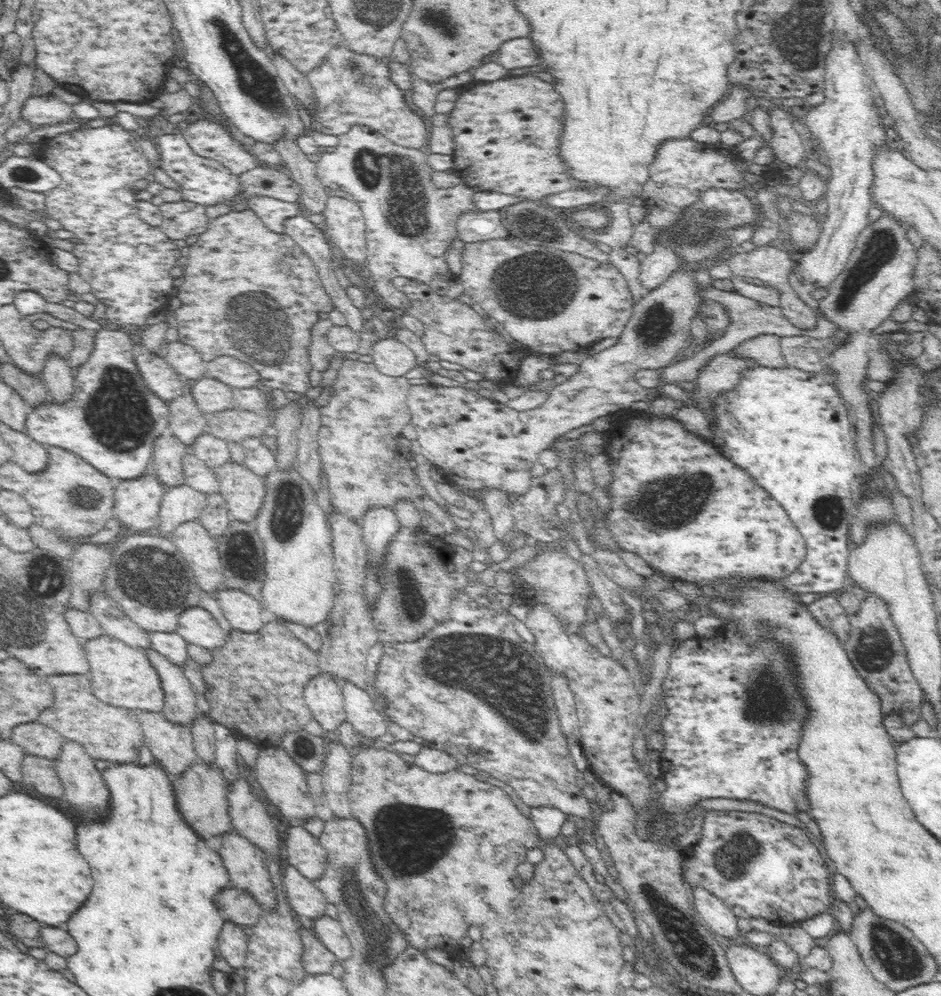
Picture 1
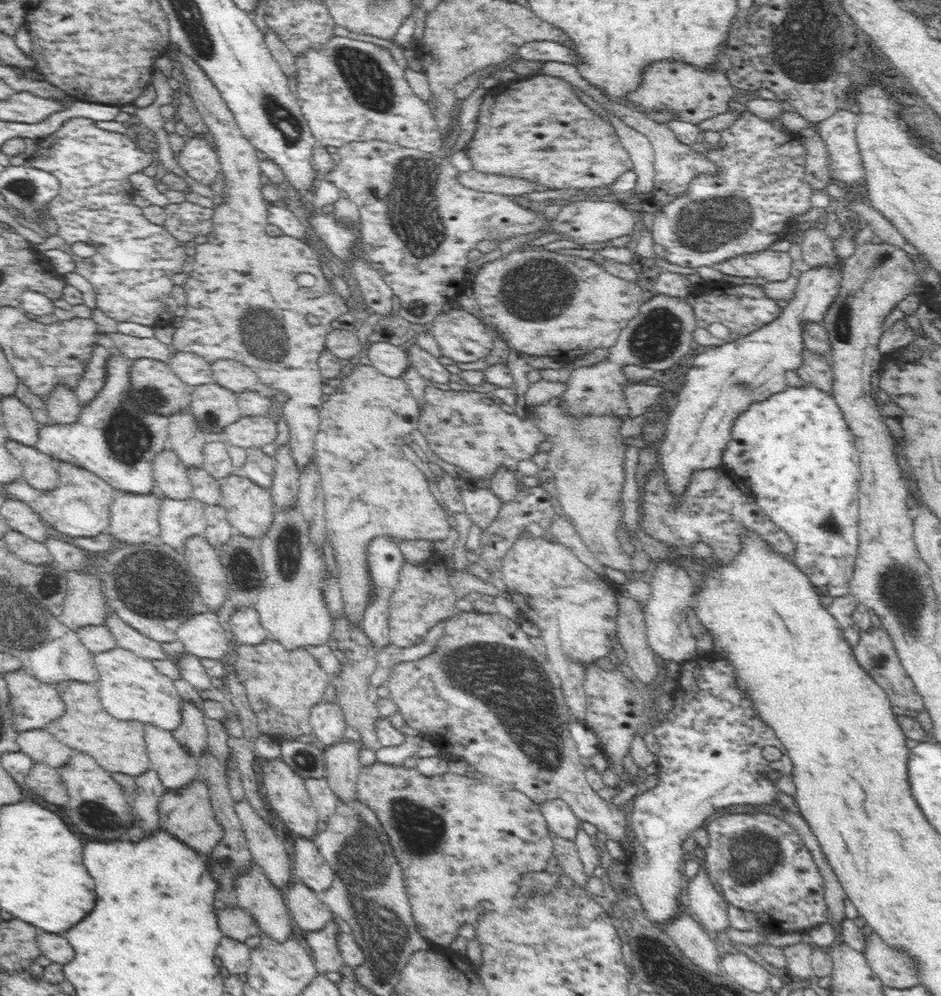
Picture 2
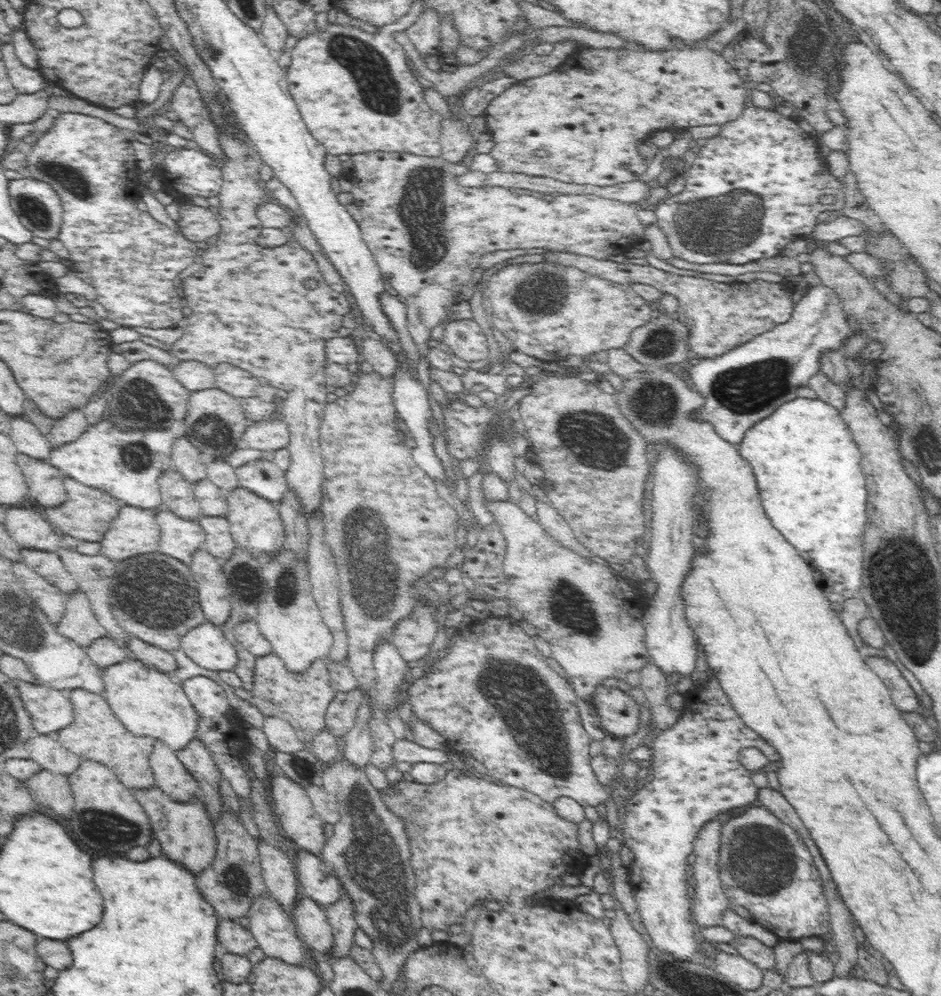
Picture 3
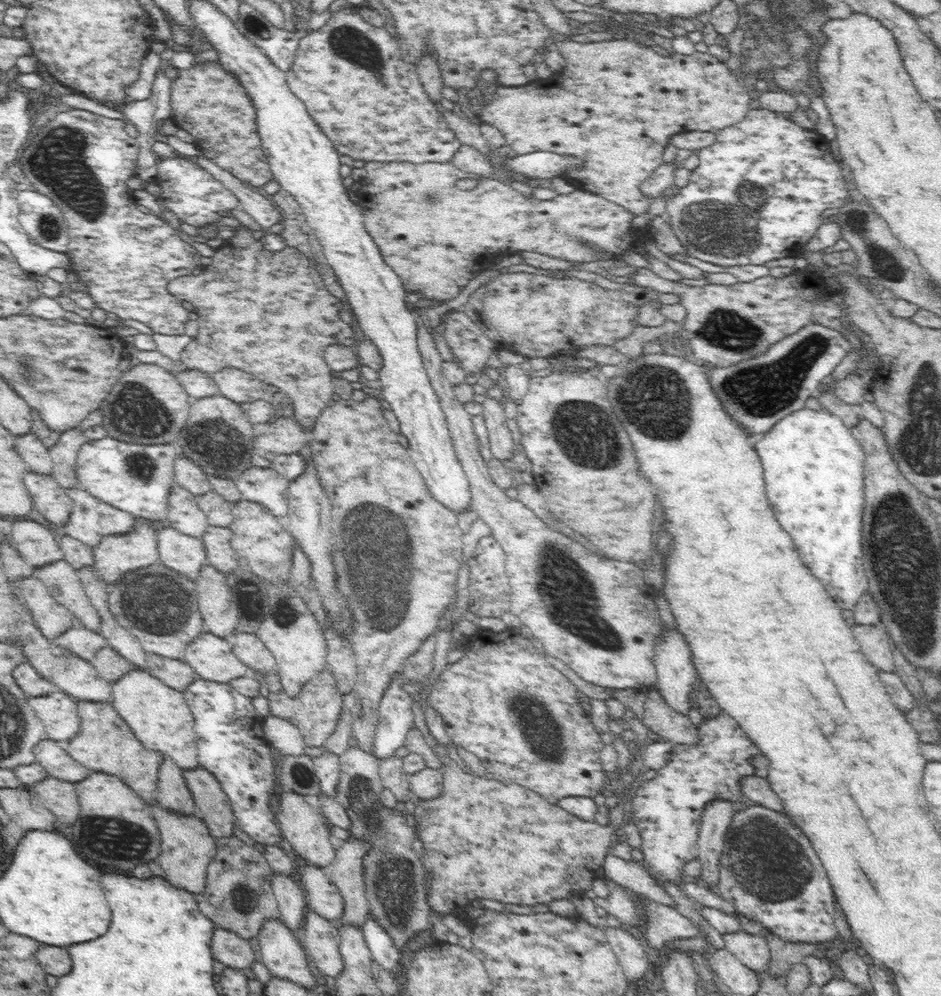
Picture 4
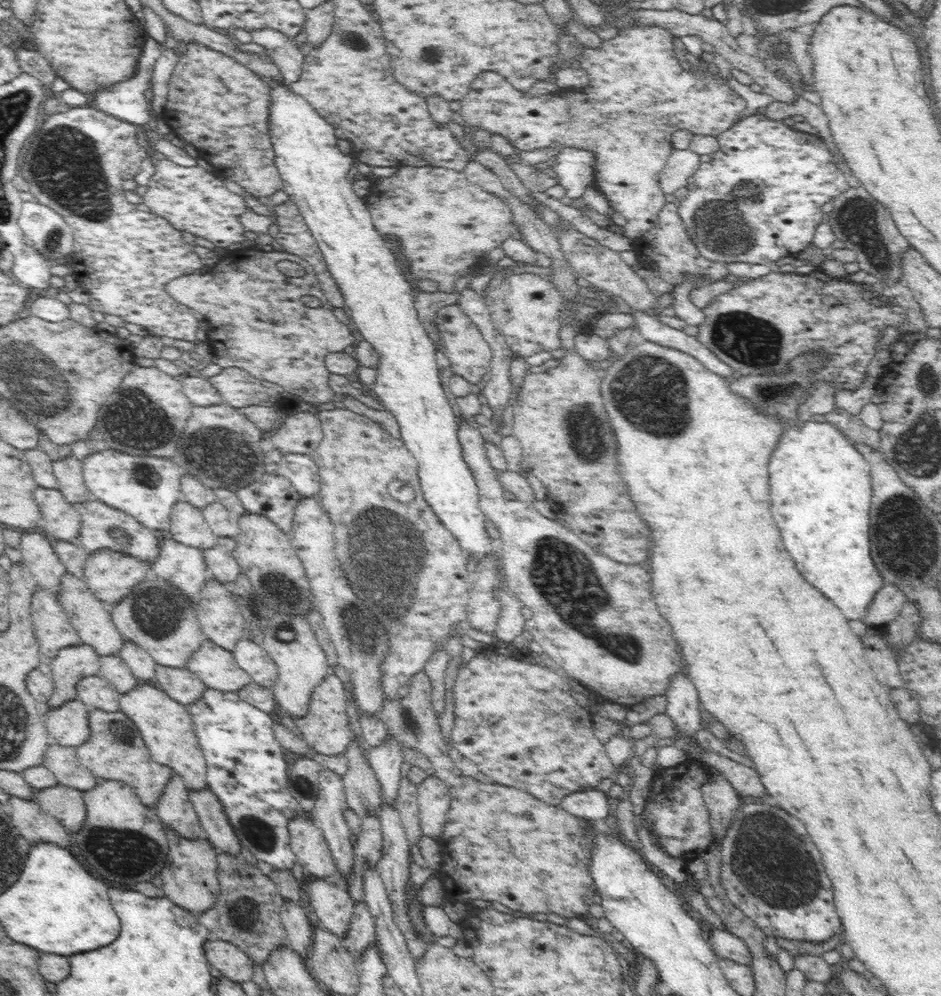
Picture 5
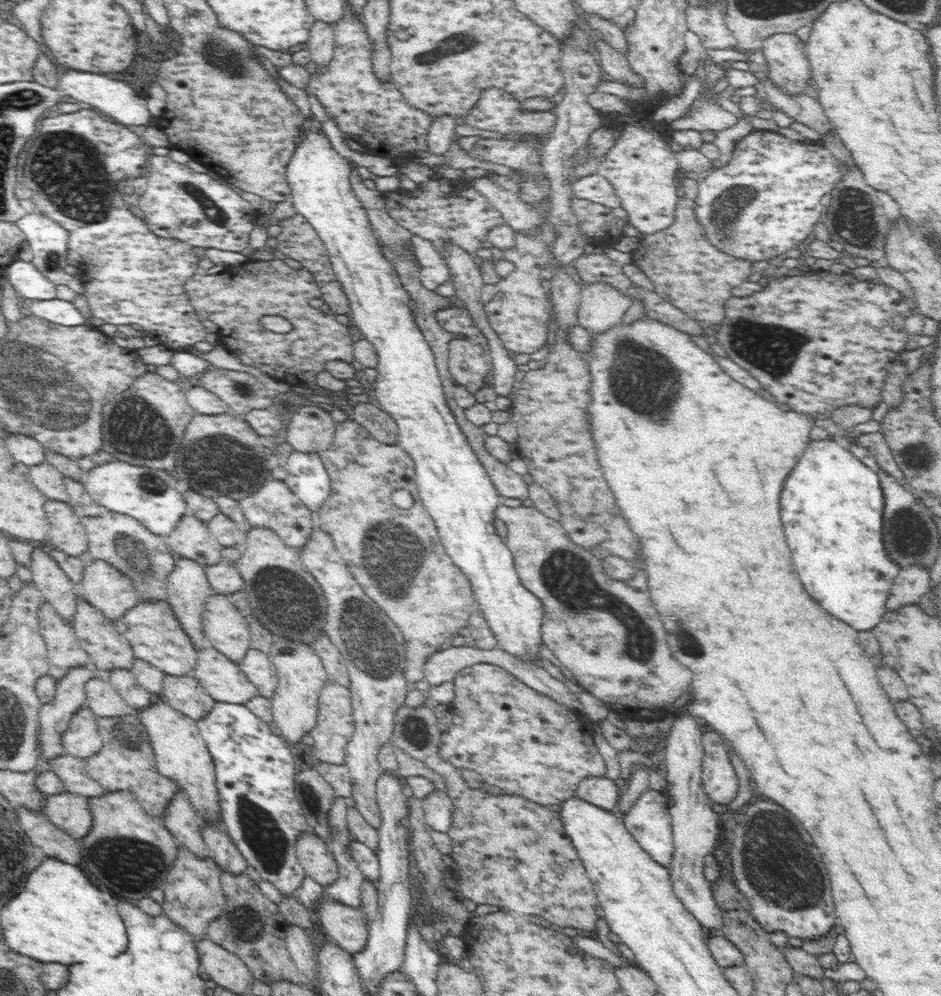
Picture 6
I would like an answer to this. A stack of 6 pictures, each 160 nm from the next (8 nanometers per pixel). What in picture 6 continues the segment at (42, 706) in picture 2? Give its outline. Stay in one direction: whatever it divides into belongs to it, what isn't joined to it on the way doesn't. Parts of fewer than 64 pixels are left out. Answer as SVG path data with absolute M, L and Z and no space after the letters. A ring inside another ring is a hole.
M86 705L72 715L62 737L62 747L66 749L68 755L87 759L100 752L103 742L96 719L97 716Z

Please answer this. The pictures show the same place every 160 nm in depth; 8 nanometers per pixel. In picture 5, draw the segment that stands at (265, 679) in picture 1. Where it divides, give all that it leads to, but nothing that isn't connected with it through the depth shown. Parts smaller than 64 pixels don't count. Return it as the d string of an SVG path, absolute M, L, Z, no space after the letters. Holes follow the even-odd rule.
M334 674L326 675L312 694L309 711L303 717L291 718L312 752L326 755L344 753L351 740L356 739L349 727L346 712L348 698L349 692L346 691L343 682Z

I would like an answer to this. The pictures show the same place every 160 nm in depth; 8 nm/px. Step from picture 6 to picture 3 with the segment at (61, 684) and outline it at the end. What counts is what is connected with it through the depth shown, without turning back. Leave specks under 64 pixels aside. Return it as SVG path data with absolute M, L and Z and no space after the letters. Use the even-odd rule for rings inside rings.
M80 588L67 595L65 613L56 624L57 632L86 648L96 638L106 637L107 630L91 610L91 604Z

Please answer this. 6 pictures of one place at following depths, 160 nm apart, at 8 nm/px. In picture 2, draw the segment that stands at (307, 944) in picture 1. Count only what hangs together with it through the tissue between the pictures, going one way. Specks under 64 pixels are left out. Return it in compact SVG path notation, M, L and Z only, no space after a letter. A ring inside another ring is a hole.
M332 920L319 933L303 934L310 945L310 955L320 975L337 972L344 967L344 960L338 949L337 936L340 933L342 933L340 927Z

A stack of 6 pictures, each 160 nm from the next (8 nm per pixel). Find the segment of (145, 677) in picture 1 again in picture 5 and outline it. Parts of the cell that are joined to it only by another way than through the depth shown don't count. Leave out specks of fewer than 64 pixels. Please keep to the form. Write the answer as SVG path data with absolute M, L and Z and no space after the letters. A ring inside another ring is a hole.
M139 681L136 690L120 694L119 710L138 727L154 762L170 767L174 773L182 777L188 790L197 791L208 787L207 764L195 733L192 715L186 705L170 698L154 683Z

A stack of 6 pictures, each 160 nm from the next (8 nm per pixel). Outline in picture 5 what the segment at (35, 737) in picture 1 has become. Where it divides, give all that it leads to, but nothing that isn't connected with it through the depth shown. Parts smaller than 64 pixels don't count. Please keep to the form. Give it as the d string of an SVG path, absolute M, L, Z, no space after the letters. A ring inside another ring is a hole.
M49 746L42 764L55 774L58 784L75 787L82 792L94 788L99 782L90 770L79 764L72 747Z

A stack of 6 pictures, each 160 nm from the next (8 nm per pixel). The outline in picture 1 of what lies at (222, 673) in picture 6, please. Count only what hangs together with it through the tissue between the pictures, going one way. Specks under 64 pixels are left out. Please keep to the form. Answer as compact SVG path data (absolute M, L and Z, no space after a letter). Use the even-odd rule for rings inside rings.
M202 606L188 607L179 614L176 632L190 644L202 646L208 650L217 649L225 644L226 632L209 611Z

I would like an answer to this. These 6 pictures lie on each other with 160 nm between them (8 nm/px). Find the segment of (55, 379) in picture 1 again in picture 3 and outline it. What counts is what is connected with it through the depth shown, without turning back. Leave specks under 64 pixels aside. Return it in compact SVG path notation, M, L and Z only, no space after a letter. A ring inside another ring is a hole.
M70 410L64 418L55 420L54 426L48 434L48 440L54 449L76 442L89 427L84 412L80 410Z

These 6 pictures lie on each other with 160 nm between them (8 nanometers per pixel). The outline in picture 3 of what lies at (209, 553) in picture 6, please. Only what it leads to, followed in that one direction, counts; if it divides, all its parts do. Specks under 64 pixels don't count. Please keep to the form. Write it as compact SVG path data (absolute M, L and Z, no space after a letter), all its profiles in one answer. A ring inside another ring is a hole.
M174 468L163 472L159 478L162 508L166 508L184 519L200 520L203 509L196 498L193 483Z

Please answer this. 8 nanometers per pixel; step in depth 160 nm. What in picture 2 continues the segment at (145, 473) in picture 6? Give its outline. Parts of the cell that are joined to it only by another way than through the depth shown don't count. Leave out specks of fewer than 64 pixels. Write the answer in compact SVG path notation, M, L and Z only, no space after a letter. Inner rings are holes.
M115 347L106 360L106 379L96 398L80 408L80 416L72 424L41 426L36 448L56 461L66 462L96 474L111 487L136 494L152 493L152 462L156 452L168 447L169 418L145 412L130 395L130 366Z

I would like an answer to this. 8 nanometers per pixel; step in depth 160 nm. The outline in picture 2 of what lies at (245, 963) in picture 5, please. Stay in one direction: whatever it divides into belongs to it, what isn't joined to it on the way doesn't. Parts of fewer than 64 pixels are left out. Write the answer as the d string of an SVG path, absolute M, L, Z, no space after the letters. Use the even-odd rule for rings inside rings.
M230 906L217 910L217 924L223 935L239 942L246 942L250 936L259 934L254 918L251 918L240 906Z

